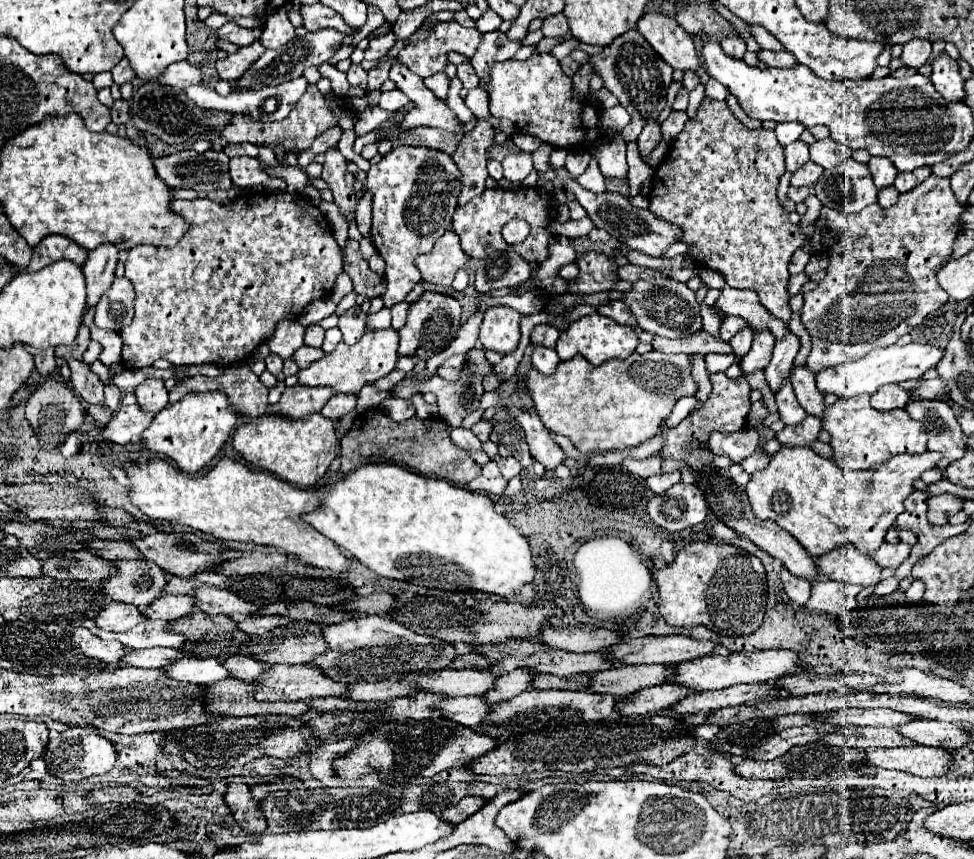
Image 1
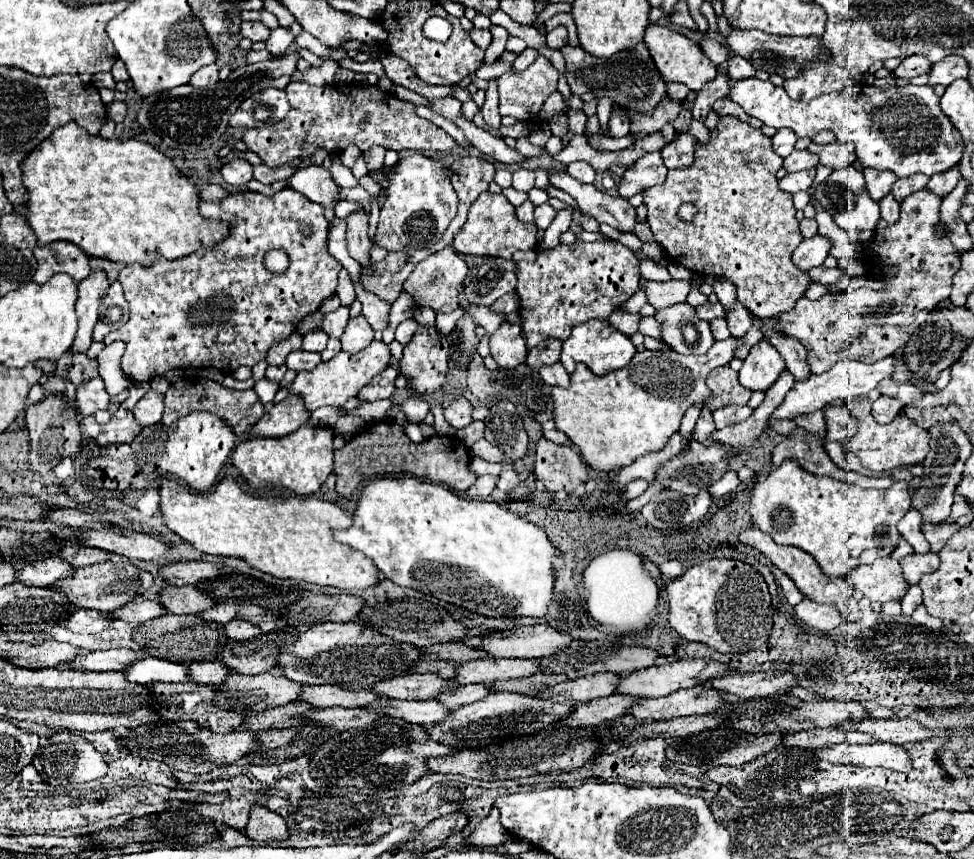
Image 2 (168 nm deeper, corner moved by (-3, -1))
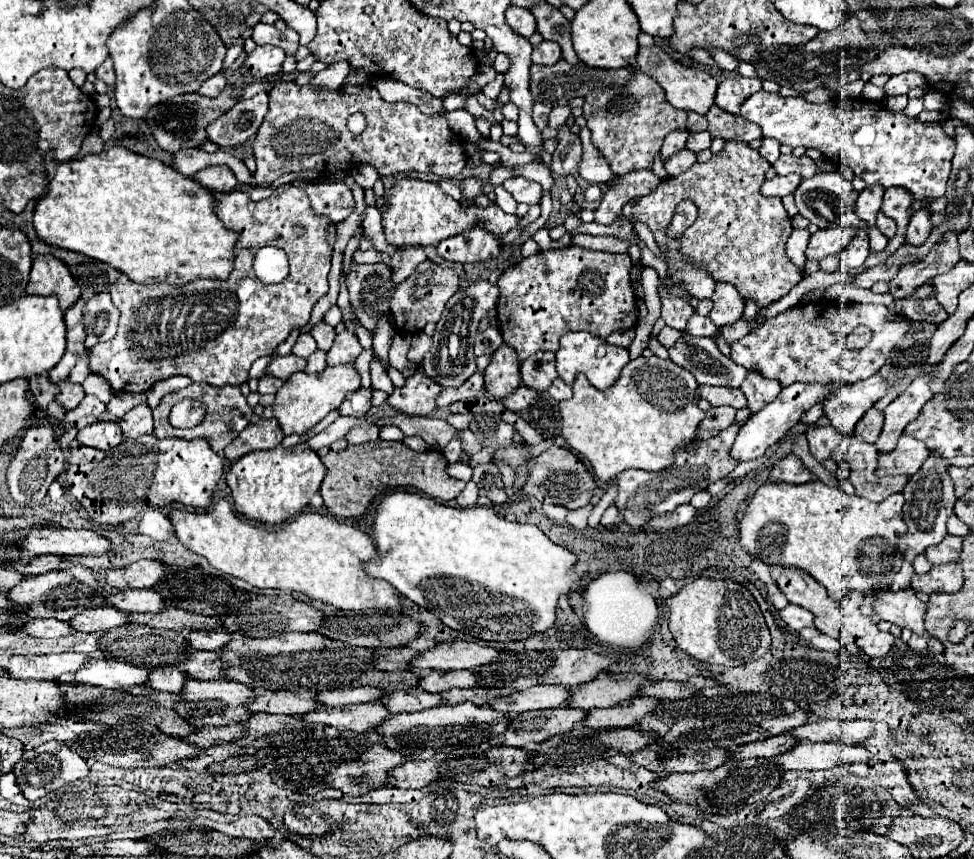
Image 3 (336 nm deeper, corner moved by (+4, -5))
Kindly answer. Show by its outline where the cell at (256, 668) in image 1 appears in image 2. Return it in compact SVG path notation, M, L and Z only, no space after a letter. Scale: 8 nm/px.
M213 660L213 662L193 662L189 666L189 678L193 682L199 682L199 684L213 684L213 686L217 686L229 674L231 674L231 670L221 660Z

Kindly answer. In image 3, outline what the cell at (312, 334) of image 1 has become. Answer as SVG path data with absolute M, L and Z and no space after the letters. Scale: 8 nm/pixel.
M300 334L292 348L292 354L300 356L300 358L308 358L314 350L316 350L316 340L310 334Z

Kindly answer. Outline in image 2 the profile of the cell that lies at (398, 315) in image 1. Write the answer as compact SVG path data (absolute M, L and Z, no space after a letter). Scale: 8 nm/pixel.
M413 318L403 320L403 322L397 326L397 330L395 330L395 340L397 340L397 342L401 342L401 344L405 346L405 344L411 340L411 336L413 336L415 328L417 328L417 322L415 322Z

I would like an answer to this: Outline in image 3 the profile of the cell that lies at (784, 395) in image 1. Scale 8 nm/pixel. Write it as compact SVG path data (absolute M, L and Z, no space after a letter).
M828 426L828 428L808 428L806 438L808 438L810 452L812 452L812 456L818 462L824 462L824 460L832 458L834 450L840 444L840 434L838 434L838 430L834 426Z

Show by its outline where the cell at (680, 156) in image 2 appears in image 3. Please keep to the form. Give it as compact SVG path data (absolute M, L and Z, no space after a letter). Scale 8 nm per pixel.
M684 148L682 152L676 152L676 154L664 164L664 168L668 170L670 176L678 176L678 174L686 172L694 162L696 162L696 154Z

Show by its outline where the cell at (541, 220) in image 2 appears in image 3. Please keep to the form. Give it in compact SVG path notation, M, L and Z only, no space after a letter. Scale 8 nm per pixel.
M400 178L396 186L392 186L388 194L388 206L382 214L382 226L386 240L398 248L404 246L436 246L438 242L472 230L474 226L482 226L488 232L502 236L510 228L520 222L518 216L510 216L502 212L496 204L490 206L462 206L448 194L444 194L436 184L422 182L416 178Z

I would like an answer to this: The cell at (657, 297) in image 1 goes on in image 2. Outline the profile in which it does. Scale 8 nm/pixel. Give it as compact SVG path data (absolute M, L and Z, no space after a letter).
M687 302L657 310L655 318L661 324L663 340L675 352L705 354L713 344L709 322L697 318L695 308Z

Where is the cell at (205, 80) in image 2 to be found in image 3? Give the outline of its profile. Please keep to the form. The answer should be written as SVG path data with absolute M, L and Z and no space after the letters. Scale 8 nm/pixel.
M218 72L218 76L212 76L210 80L206 80L206 84L202 84L198 94L208 96L208 98L216 98L224 88L226 88L226 76L224 76L224 72Z

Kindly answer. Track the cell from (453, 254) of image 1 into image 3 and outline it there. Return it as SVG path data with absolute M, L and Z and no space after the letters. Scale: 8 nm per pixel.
M430 260L422 262L416 272L412 272L402 284L396 286L394 300L390 300L392 310L392 322L398 334L416 334L424 330L428 322L438 322L440 314L446 306L446 302L454 296L458 290L458 276L452 268L442 268Z

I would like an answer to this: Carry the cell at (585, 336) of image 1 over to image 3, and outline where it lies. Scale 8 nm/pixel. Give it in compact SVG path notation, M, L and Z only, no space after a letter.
M568 332L566 336L562 336L560 340L560 350L556 352L556 370L558 370L558 376L568 384L572 386L574 384L574 378L576 374L586 374L586 378L590 380L590 384L598 390L606 390L610 388L622 368L630 362L628 358L628 350L622 348L622 346L610 346L606 344L606 340L598 338L598 336L592 336L590 332Z

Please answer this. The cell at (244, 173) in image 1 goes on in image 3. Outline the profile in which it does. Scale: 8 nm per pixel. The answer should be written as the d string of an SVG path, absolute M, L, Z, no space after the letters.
M208 166L192 176L202 186L214 190L214 192L230 192L236 186L236 176L228 166Z

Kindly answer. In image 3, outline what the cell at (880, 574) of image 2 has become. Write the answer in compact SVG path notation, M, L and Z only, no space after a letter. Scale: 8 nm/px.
M880 590L874 600L874 612L900 628L908 628L916 634L926 634L924 628L924 614L926 604L920 602L914 590Z

